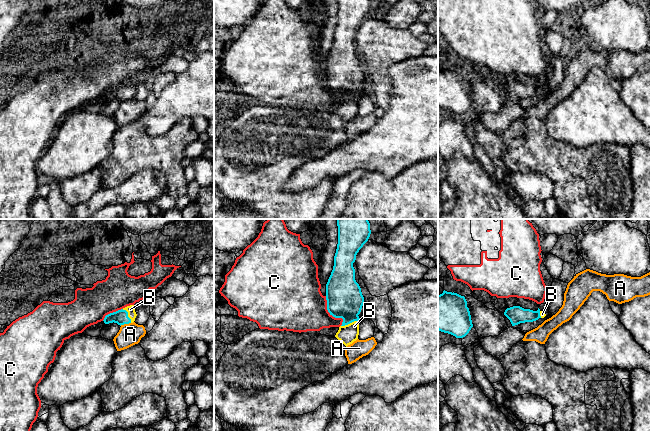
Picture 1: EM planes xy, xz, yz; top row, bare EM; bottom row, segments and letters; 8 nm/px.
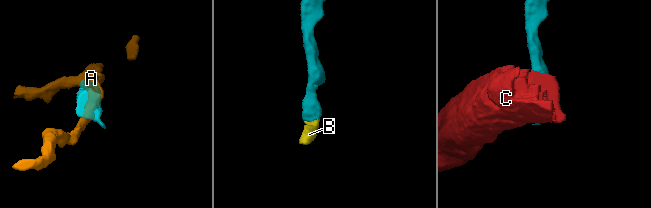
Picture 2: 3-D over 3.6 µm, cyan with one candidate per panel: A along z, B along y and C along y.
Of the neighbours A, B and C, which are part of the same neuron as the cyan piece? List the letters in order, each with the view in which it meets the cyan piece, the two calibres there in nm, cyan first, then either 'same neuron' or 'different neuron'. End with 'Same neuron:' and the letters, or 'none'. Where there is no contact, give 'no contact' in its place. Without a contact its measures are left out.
A: meets cyan in xy; 120 nm thick on the cyan side, 180 nm on the other; different neuron
B: meets cyan in xz; 280 nm thick on the cyan side, 150 nm on the other; same neuron
C: meets cyan in xz; 280 nm thick on the cyan side, 400 nm on the other; different neuron
Same neuron: B

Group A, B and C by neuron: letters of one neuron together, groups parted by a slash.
A / B / C

